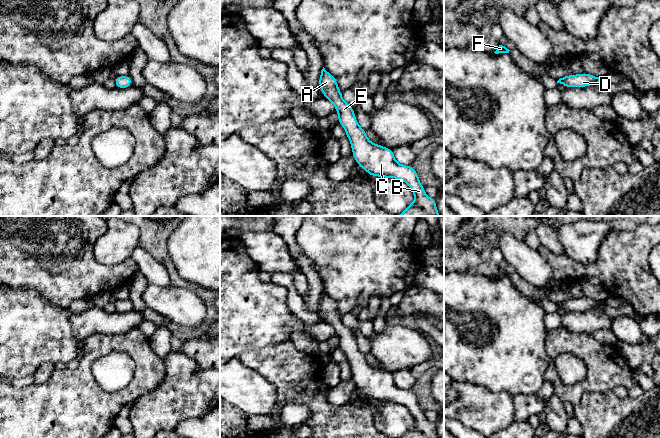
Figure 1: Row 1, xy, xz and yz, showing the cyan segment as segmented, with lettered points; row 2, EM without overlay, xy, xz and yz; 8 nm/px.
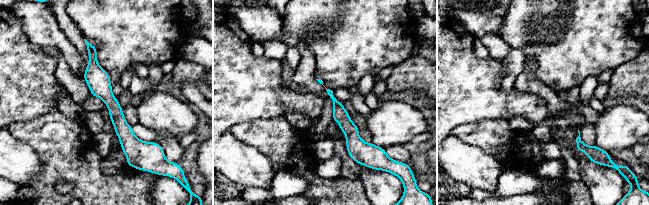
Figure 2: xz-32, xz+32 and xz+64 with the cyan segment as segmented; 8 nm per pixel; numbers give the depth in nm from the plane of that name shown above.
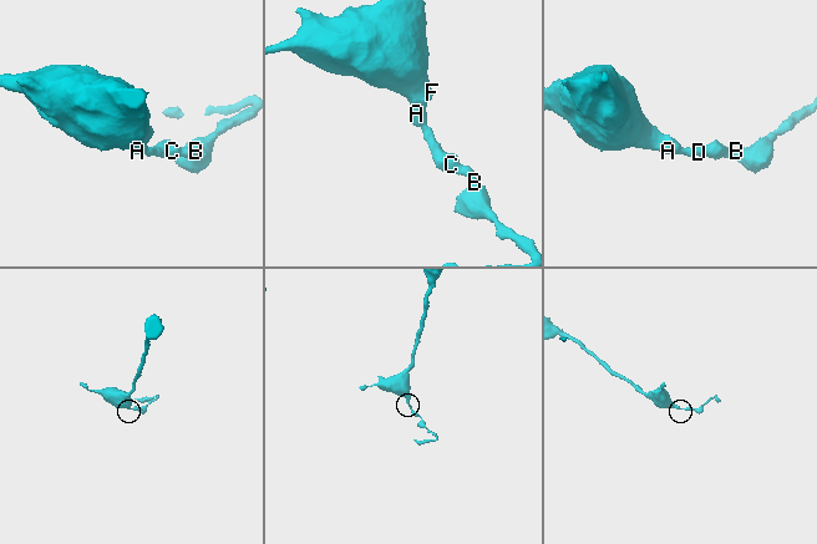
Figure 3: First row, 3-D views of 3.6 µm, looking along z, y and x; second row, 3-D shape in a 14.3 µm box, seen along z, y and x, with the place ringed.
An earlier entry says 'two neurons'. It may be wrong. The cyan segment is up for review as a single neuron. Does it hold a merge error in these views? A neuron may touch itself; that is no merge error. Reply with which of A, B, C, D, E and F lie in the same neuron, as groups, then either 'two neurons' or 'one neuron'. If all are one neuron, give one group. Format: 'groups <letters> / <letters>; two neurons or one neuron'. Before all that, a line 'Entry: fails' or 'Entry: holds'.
Entry: fails
groups A B C D E F; one neuron

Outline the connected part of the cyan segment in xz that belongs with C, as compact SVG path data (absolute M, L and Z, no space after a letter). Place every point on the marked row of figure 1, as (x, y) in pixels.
M321 70L319 87L324 95L335 106L338 122L343 126L351 143L352 154L356 163L369 176L396 178L408 184L414 193L414 202L398 216L440 216L436 200L430 198L419 181L419 175L412 166L401 165L395 158L393 149L372 143L356 120L352 105L342 99L336 78L328 71Z

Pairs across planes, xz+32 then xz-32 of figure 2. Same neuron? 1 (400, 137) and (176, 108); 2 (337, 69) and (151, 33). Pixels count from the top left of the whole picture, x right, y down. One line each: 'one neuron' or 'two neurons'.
1: one neuron
2: one neuron

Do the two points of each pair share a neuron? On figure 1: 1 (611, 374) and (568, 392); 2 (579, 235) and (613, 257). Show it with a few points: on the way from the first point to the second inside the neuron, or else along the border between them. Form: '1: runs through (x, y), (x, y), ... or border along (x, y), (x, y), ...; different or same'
1: runs through (600, 377), (579, 388); same
2: border along (613, 230), (602, 241), (597, 258), (583, 265); different

